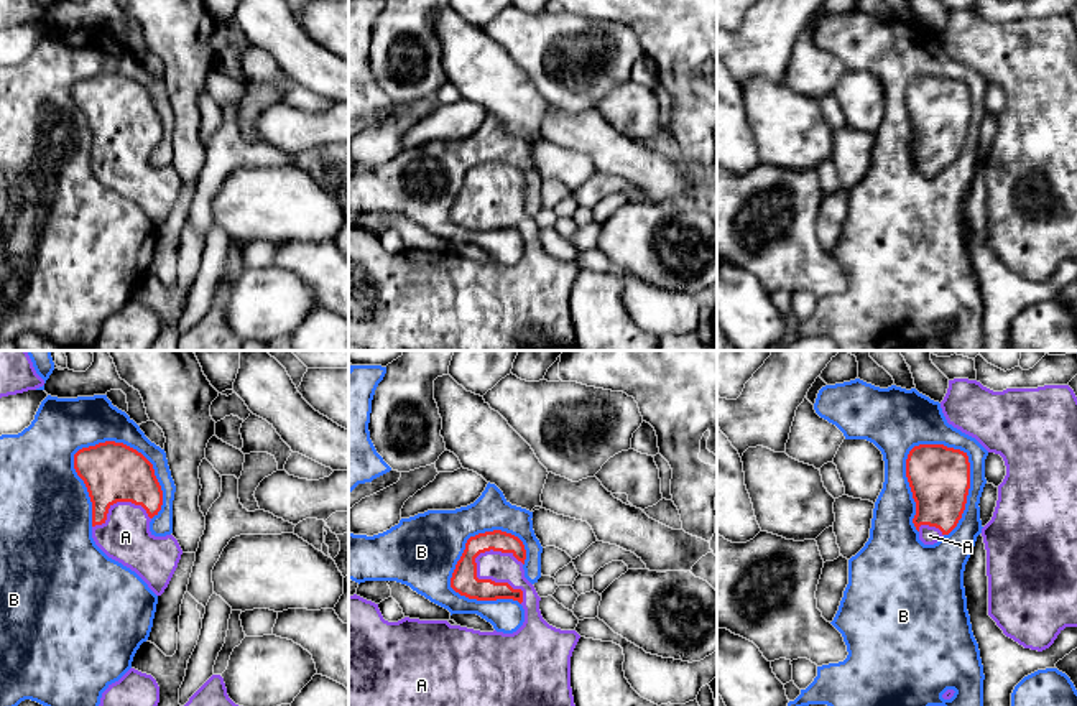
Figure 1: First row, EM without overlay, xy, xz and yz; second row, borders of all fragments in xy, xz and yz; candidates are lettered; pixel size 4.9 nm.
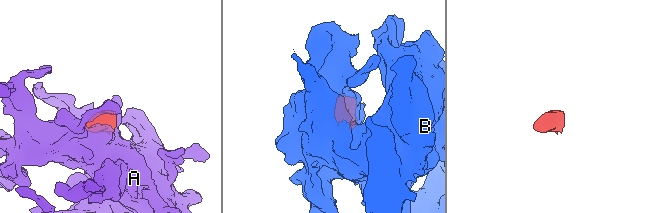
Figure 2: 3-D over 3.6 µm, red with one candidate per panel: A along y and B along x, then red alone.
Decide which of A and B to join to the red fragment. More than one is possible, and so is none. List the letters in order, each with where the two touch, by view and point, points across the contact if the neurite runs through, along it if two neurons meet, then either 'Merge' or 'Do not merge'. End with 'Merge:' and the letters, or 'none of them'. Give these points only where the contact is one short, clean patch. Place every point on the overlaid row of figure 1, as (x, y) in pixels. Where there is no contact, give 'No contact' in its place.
A: Touches red at xz (494, 581). Merge
B: Touches red at yz (969, 473). Do not merge
Merge: A

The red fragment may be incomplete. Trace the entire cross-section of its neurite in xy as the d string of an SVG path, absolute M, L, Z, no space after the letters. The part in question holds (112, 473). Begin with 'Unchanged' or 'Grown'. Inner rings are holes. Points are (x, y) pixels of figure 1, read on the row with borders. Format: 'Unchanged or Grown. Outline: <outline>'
Grown. Outline: M105 441L79 449L74 469L92 502L95 545L161 596L183 550L173 535L155 536L150 532L150 522L163 505L153 464L123 443Z

